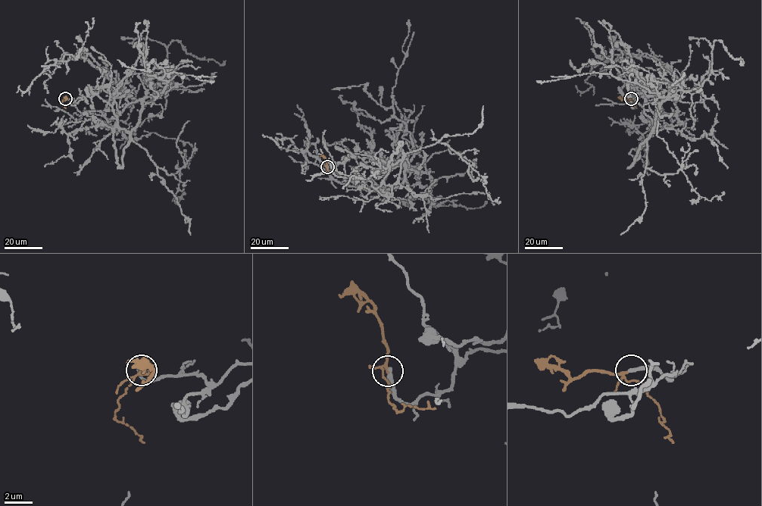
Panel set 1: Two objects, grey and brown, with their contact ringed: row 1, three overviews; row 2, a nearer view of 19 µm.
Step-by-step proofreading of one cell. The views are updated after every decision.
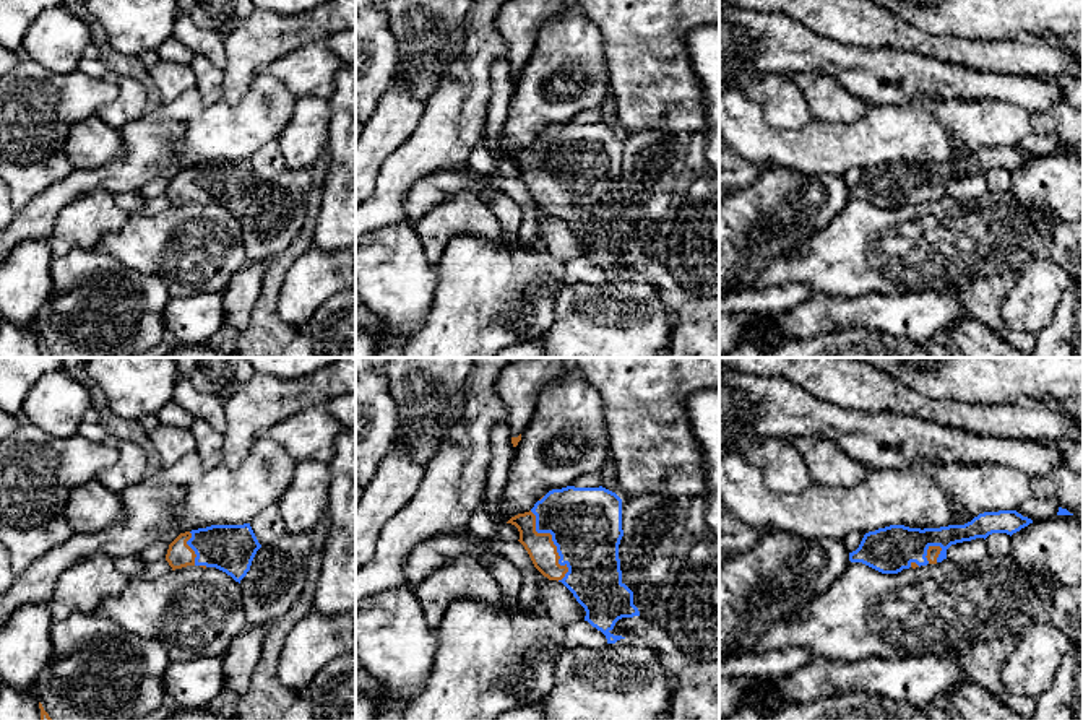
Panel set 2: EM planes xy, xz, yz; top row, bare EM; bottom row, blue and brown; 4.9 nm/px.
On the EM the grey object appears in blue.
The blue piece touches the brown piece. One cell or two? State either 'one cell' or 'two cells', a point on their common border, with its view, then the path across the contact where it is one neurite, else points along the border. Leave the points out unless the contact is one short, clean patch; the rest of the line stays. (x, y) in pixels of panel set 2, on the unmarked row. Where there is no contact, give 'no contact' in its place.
one cell; meets blue in xz at (554, 179); runs through xz (585, 160), (554, 179), (543, 187)

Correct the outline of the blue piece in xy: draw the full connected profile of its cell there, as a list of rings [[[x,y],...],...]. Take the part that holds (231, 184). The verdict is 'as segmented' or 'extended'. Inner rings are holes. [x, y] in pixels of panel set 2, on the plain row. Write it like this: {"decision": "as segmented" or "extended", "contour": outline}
{"decision": "extended", "contour": [[[250,159],[211,161],[180,169],[169,180],[166,197],[172,206],[187,202],[216,203],[240,219],[260,184]]]}

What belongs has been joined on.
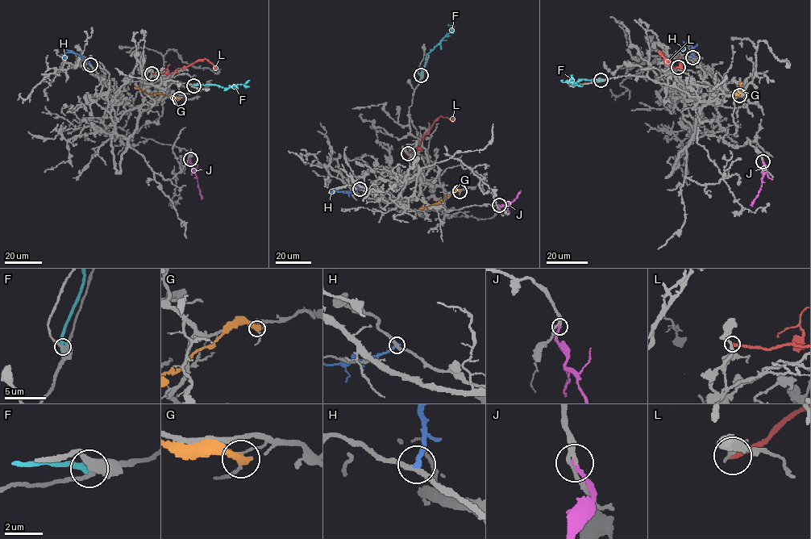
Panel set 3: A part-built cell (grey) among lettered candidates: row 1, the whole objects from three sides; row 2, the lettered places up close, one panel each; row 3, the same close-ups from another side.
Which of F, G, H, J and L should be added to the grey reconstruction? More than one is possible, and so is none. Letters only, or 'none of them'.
J

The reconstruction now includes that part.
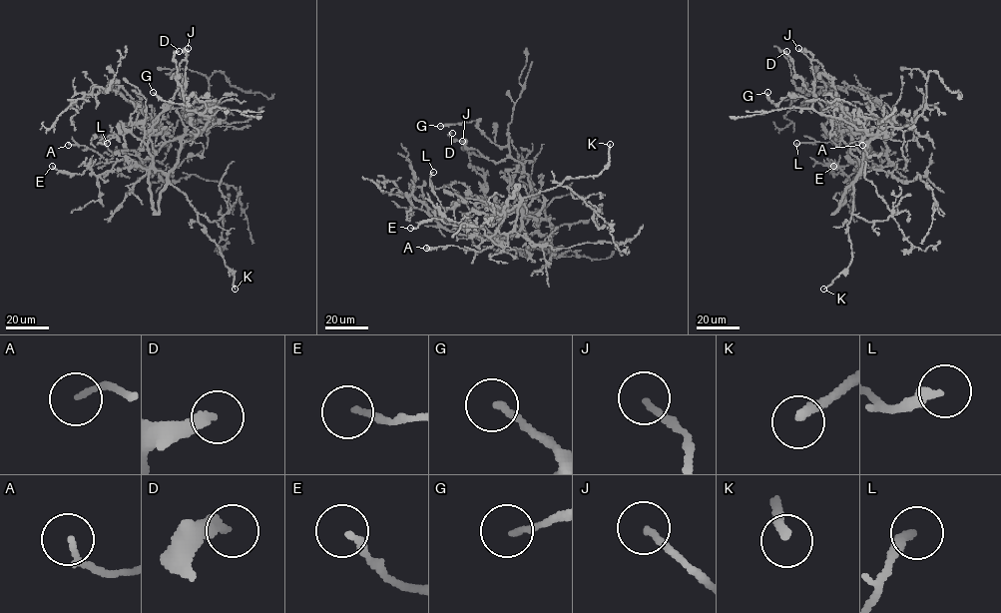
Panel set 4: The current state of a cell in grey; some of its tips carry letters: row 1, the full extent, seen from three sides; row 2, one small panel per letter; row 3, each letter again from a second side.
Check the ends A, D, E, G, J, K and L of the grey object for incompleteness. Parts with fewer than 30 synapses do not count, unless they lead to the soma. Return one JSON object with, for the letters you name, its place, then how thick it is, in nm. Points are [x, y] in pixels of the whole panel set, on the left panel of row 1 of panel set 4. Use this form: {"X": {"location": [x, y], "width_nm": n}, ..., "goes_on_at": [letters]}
{"J": {"location": [188, 48], "width_nm": 190}, "K": {"location": [235, 289], "width_nm": 240}, "goes_on_at": ["J", "K"]}

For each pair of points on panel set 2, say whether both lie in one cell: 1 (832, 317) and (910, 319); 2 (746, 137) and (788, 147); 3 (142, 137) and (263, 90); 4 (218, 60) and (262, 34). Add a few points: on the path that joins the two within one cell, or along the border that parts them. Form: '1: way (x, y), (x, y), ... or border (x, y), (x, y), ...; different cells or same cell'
1: way (851, 314), (890, 314); same cell
2: way (755, 140), (768, 147), (778, 147); same cell
3: way (172, 122), (177, 117), (232, 117); same cell
4: border (224, 36), (224, 65), (221, 69); different cells

